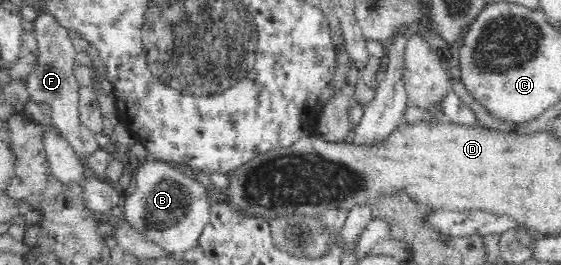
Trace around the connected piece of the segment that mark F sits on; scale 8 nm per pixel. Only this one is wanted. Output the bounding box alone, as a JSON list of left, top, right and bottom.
[26,16,98,161]

